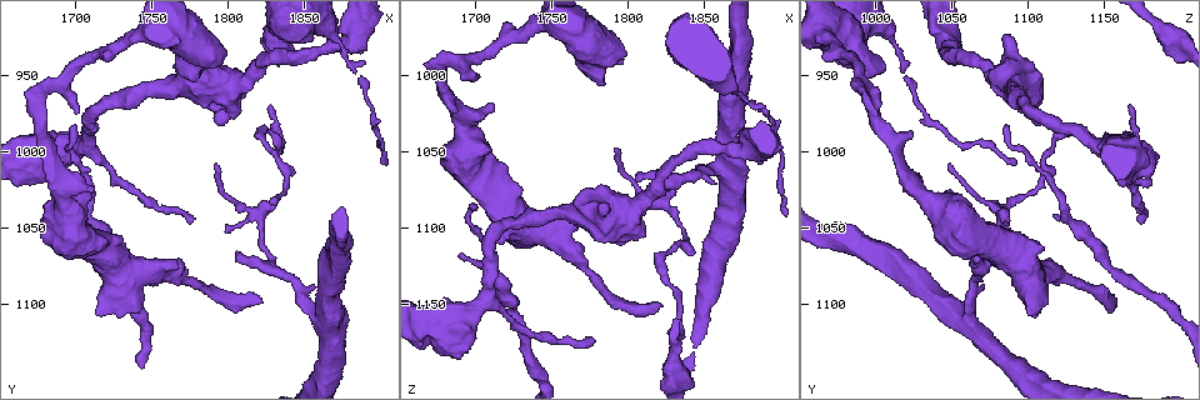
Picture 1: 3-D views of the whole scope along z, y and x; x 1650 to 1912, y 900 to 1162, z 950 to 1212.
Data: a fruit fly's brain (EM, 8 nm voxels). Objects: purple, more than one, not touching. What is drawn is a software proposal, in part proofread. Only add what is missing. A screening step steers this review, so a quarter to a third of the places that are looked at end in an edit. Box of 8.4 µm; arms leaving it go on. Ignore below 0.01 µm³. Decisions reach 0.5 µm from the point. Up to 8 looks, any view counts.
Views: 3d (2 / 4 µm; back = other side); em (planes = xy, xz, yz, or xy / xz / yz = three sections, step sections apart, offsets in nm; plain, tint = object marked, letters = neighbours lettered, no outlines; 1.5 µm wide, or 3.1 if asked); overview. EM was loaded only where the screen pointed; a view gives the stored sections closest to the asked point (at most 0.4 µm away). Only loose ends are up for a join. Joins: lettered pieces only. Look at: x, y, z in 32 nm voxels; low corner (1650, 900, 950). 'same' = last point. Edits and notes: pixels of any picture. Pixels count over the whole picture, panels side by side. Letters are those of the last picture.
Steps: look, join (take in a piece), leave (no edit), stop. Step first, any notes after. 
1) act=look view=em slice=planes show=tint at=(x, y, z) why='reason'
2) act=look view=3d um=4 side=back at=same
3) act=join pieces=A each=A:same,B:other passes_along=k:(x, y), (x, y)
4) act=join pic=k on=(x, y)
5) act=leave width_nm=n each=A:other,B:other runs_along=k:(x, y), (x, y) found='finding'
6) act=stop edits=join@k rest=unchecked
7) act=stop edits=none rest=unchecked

act=look view=em slice=planes show=letters at=(1806, 1064, 1068) why='branch stops here'

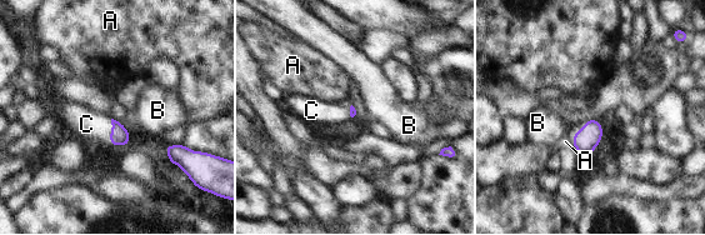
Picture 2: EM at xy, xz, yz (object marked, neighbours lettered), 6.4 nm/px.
act=join pieces=C each=A:other,B:other,C:same passes_along=2:(585, 141), (573, 136), (574, 129) found='it goes on there'

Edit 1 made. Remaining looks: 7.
act=look view=em slice=planes show=letters at=(1774, 1048, 1174)

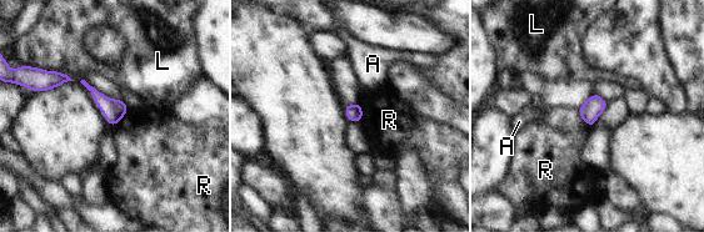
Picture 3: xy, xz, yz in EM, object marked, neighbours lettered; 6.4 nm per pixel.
act=leave each=A:other,L:other,R:other found='none of them fits'

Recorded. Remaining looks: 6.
act=look view=em slice=planes show=letters at=(1690, 1042, 1118) why='an open end'

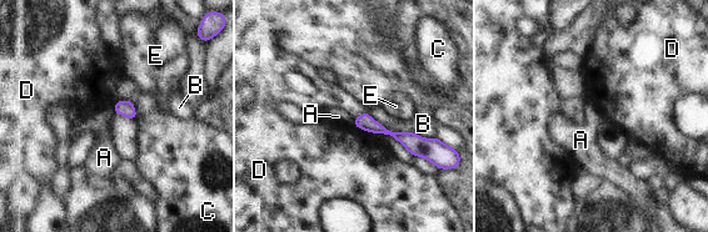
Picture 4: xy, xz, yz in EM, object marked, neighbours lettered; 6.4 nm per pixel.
act=leave each=A:other,B:other,C:other,D:other,E:other border=4:(111, 107), (115, 112) found='none of them fits'

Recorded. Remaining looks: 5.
act=look view=3d um=4 at=(1710, 1026, 1022) why='stops while still wide'

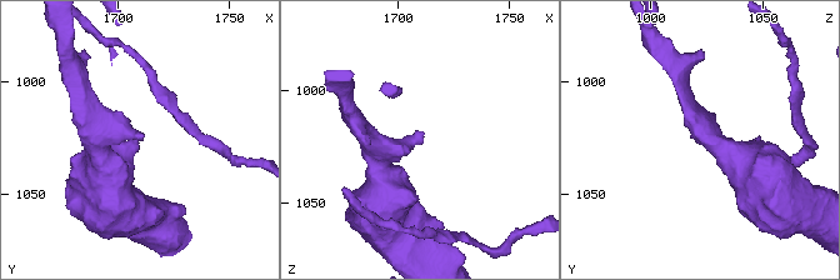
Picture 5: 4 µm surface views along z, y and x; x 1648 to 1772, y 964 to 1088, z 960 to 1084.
act=look view=em slice=planes show=letters at=(1710, 1026, 1021)

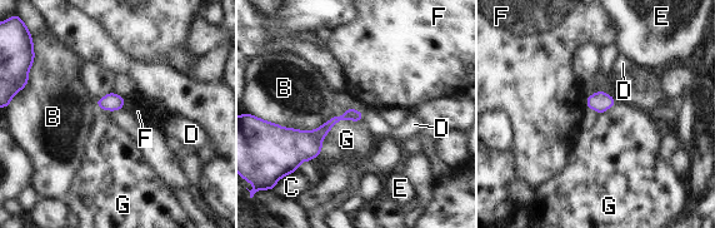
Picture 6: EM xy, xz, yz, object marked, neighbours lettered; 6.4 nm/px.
act=leave longest_contact=B:440nm each=B:other,C:other,D:other,E:other,F:other,G:other found='no lettered piece goes on from it'

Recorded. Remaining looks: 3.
act=stop edits=join@2 rest=unchecked

